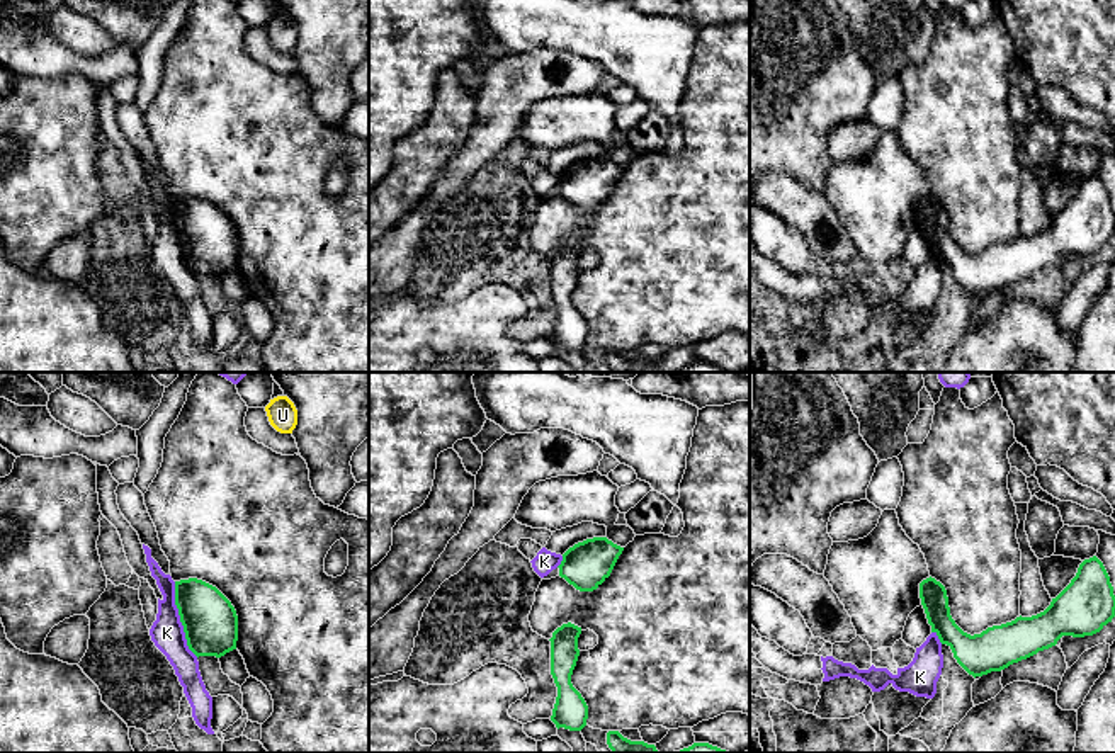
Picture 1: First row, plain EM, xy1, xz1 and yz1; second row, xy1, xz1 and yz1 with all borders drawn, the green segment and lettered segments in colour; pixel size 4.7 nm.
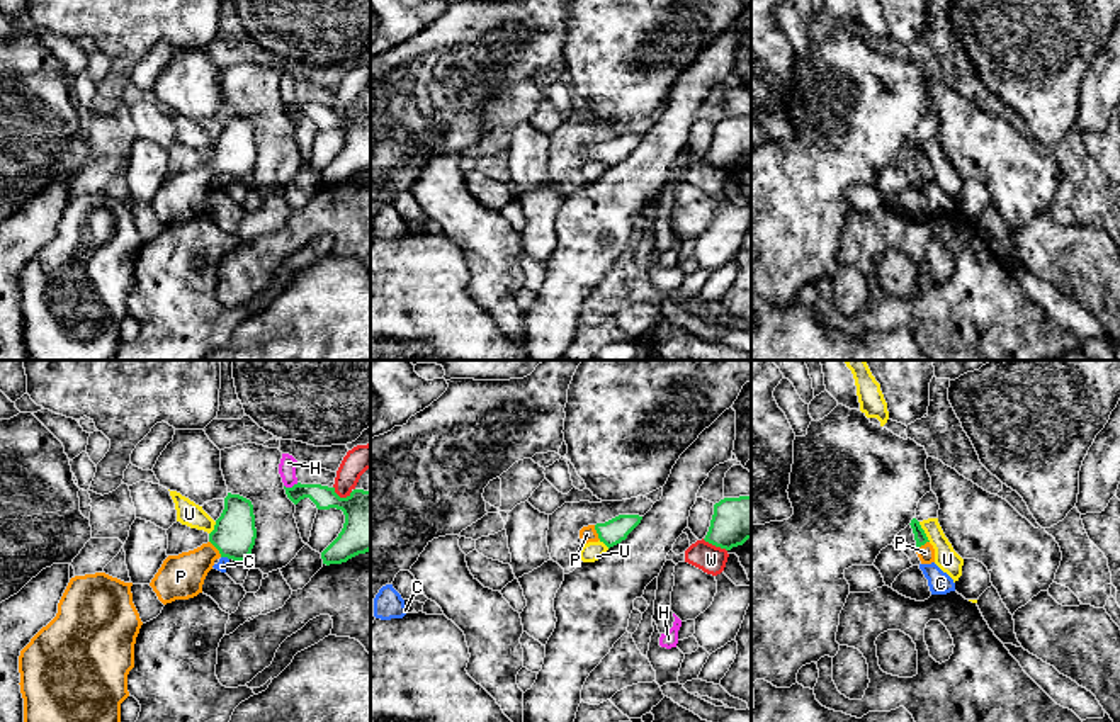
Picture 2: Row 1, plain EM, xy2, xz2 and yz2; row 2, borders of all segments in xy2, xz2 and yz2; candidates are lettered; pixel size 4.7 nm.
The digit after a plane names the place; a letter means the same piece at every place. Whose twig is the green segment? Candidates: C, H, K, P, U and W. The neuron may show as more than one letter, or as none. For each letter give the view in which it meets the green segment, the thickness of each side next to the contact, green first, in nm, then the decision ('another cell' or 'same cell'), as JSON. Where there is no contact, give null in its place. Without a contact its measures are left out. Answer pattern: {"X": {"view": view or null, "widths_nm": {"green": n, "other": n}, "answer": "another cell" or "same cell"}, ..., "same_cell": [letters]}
{"C": {"view": "xy2", "widths_nm": {"green": 200, "other": 50}, "answer": "another cell"}, "H": {"view": "xy2", "widths_nm": {"green": 110, "other": 80}, "answer": "another cell"}, "K": {"view": "xy1", "widths_nm": {"green": 260, "other": 160}, "answer": "another cell"}, "P": {"view": "xy2", "widths_nm": {"green": 200, "other": 220}, "answer": "same cell"}, "U": {"view": "yz2", "widths_nm": {"green": 60, "other": 110}, "answer": "another cell"}, "W": {"view": "xy2", "widths_nm": {"green": 240, "other": 120}, "answer": "another cell"}, "same_cell": ["P"]}

